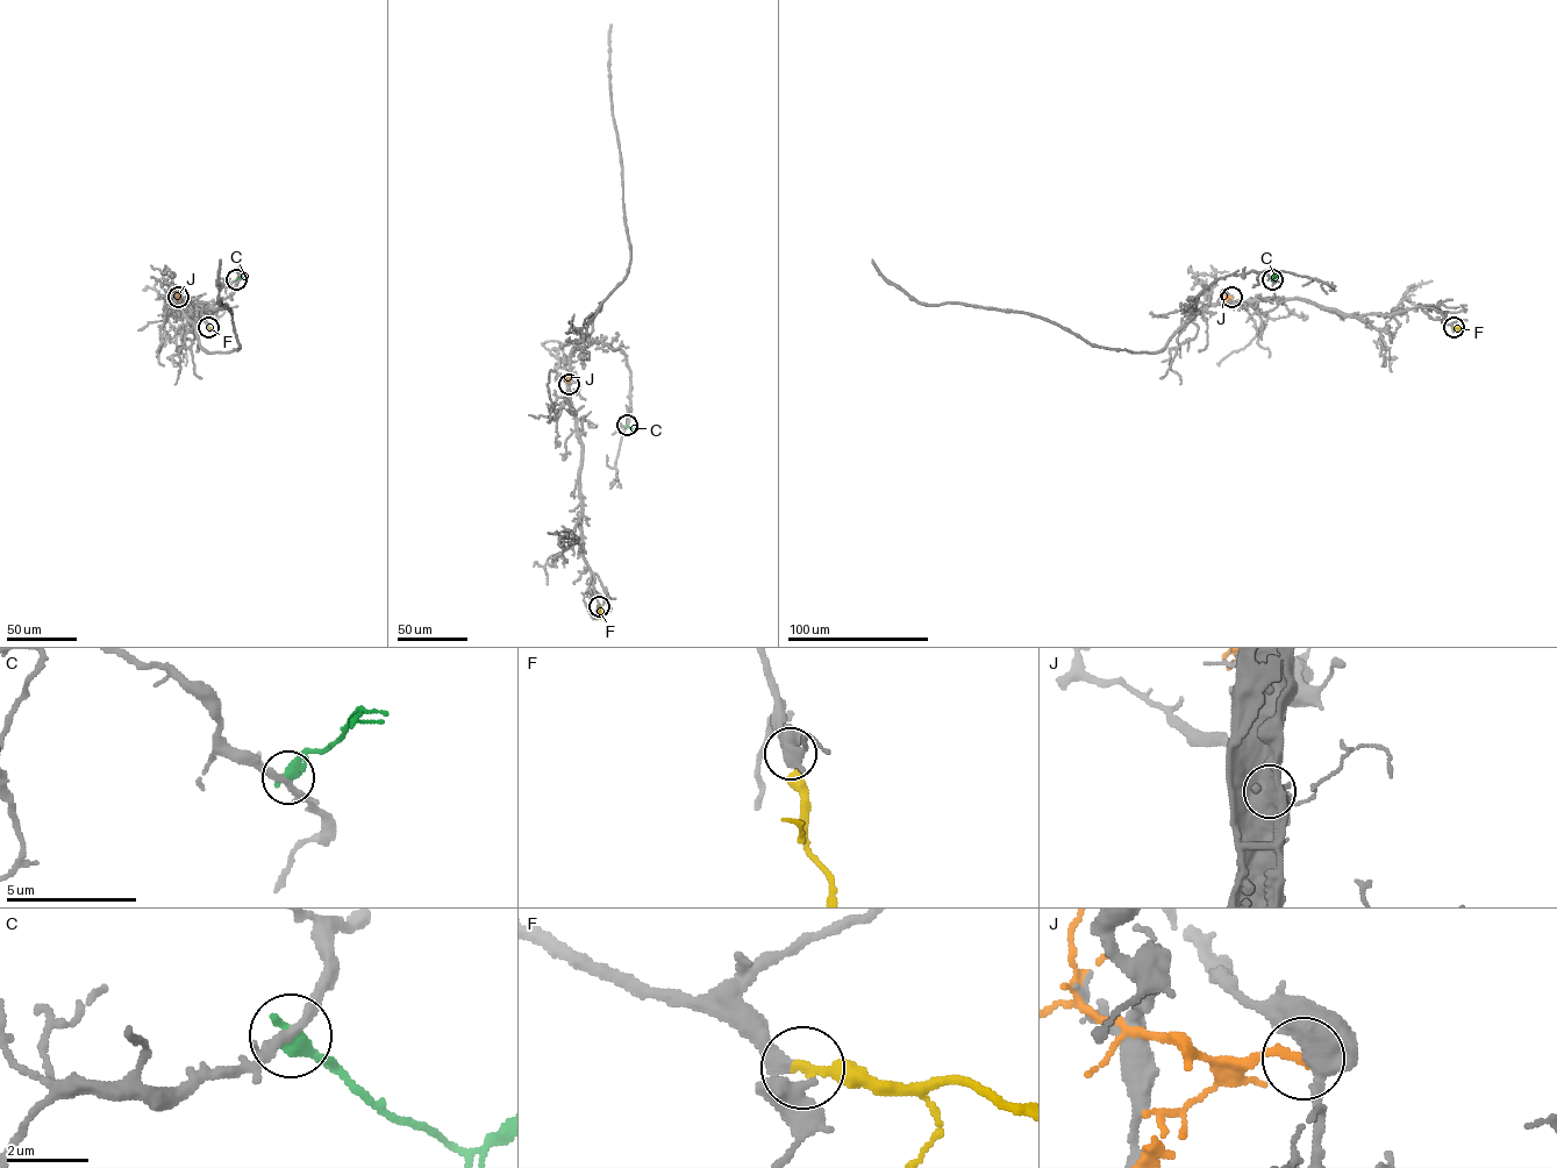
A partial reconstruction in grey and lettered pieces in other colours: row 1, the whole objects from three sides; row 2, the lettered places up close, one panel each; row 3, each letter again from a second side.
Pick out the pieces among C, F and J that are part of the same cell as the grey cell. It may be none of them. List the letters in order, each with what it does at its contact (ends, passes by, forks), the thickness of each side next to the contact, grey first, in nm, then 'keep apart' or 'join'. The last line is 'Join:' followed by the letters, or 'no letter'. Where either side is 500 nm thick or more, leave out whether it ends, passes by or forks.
C: it ends | 190/440 nm | keep apart
F: it ends | 300/280 nm | join
J: 600/220 nm | keep apart
Join: F

